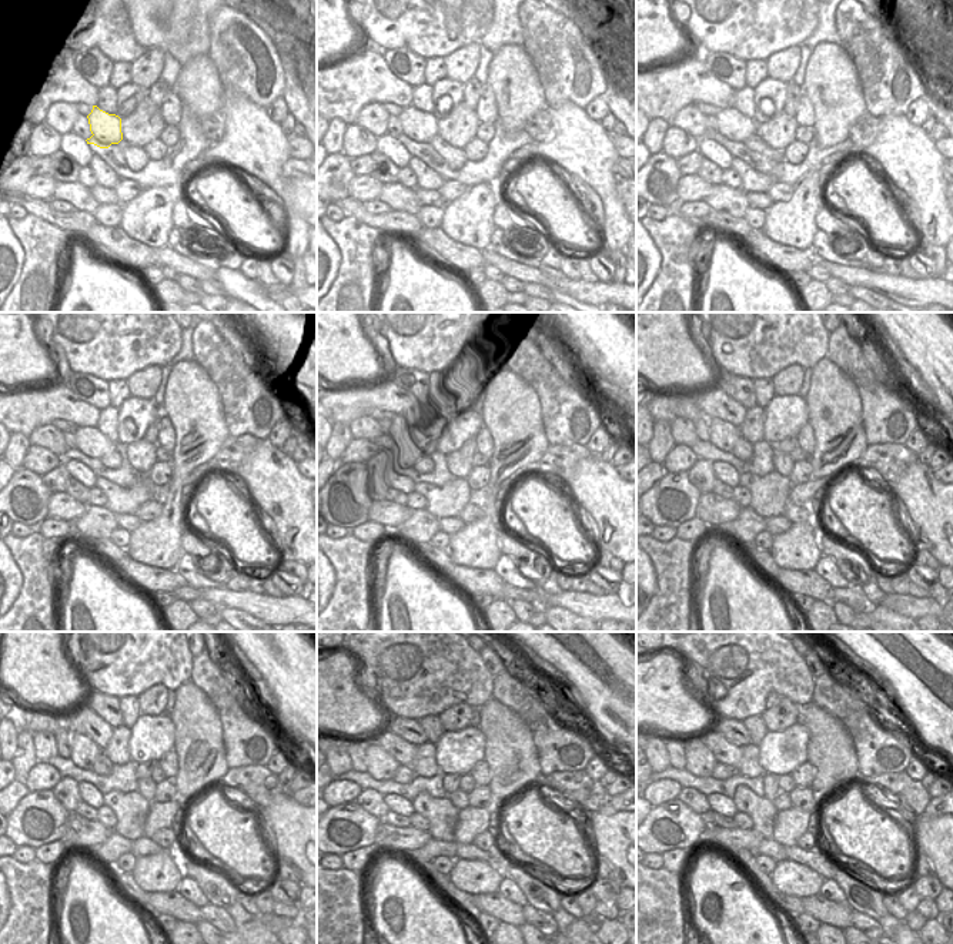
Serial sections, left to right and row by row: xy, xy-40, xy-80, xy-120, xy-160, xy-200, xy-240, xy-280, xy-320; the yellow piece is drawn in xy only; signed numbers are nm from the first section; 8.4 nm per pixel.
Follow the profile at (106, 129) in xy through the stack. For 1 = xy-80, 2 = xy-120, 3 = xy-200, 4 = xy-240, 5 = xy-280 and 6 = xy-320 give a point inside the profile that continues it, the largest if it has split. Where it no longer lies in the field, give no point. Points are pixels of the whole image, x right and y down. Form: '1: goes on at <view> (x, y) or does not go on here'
1: goes on at xy-80 (734, 127)
2: goes on at xy-120 (92, 444)
3: goes on at xy-200 (724, 435)
4: goes on at xy-240 (66, 767)
5: goes on at xy-280 (381, 765)
6: goes on at xy-320 (701, 762)

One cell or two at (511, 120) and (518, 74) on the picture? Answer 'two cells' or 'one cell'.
one cell

